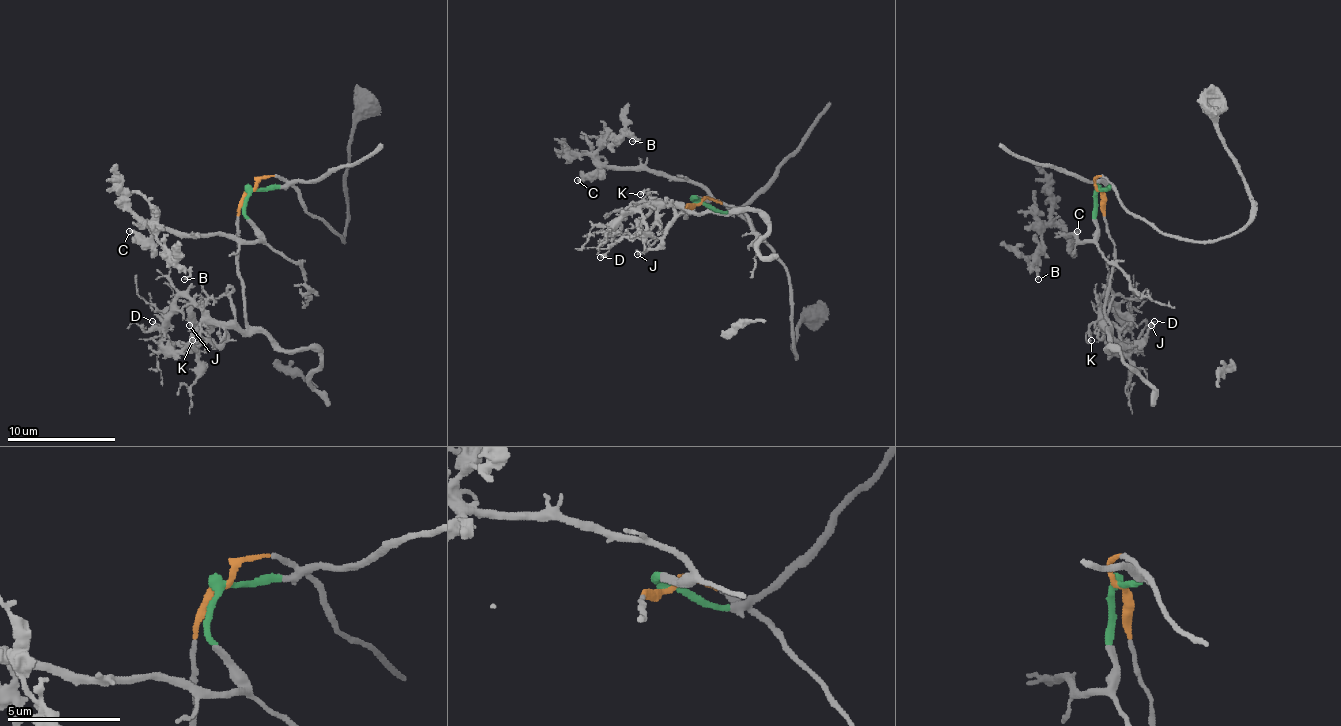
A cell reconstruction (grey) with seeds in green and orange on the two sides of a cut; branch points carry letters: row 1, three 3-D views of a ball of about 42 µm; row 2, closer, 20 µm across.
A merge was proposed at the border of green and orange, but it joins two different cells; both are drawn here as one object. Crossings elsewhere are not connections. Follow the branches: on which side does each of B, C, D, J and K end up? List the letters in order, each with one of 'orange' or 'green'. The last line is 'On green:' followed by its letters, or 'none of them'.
B: green
C: green
D: orange
J: orange
K: orange
On green: B, C

